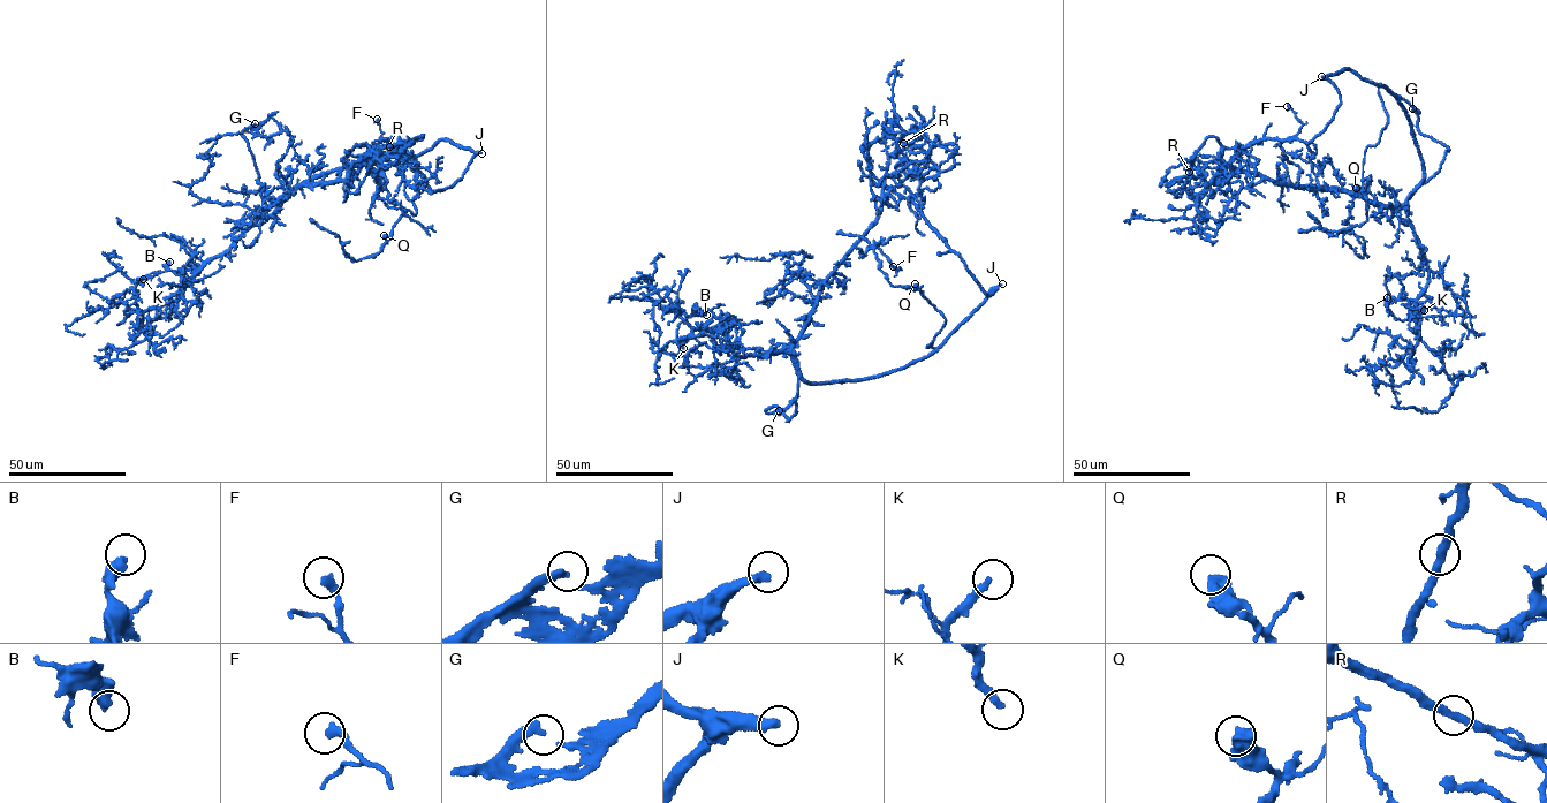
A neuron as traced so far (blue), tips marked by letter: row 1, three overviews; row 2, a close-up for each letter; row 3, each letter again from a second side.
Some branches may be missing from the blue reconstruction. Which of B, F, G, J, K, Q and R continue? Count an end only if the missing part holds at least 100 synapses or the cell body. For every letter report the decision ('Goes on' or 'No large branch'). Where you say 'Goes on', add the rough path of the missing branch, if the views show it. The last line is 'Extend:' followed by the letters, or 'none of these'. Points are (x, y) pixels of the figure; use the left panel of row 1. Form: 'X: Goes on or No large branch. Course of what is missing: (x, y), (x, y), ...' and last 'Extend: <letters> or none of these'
B: No large branch
F: No large branch
G: No large branch
J: Goes on
K: No large branch
Q: No large branch
R: No large branch
Extend: J

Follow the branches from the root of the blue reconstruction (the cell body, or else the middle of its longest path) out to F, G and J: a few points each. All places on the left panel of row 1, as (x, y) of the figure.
F: (297, 184), (260, 217), (271, 214), (298, 184), (334, 184), (355, 145), (376, 145), (381, 135), (377, 119)
G: (297, 184), (266, 209), (265, 188), (258, 182), (255, 161), (242, 134), (255, 123)
J: (297, 184), (347, 167), (393, 156), (415, 156), (444, 139), (482, 153)

